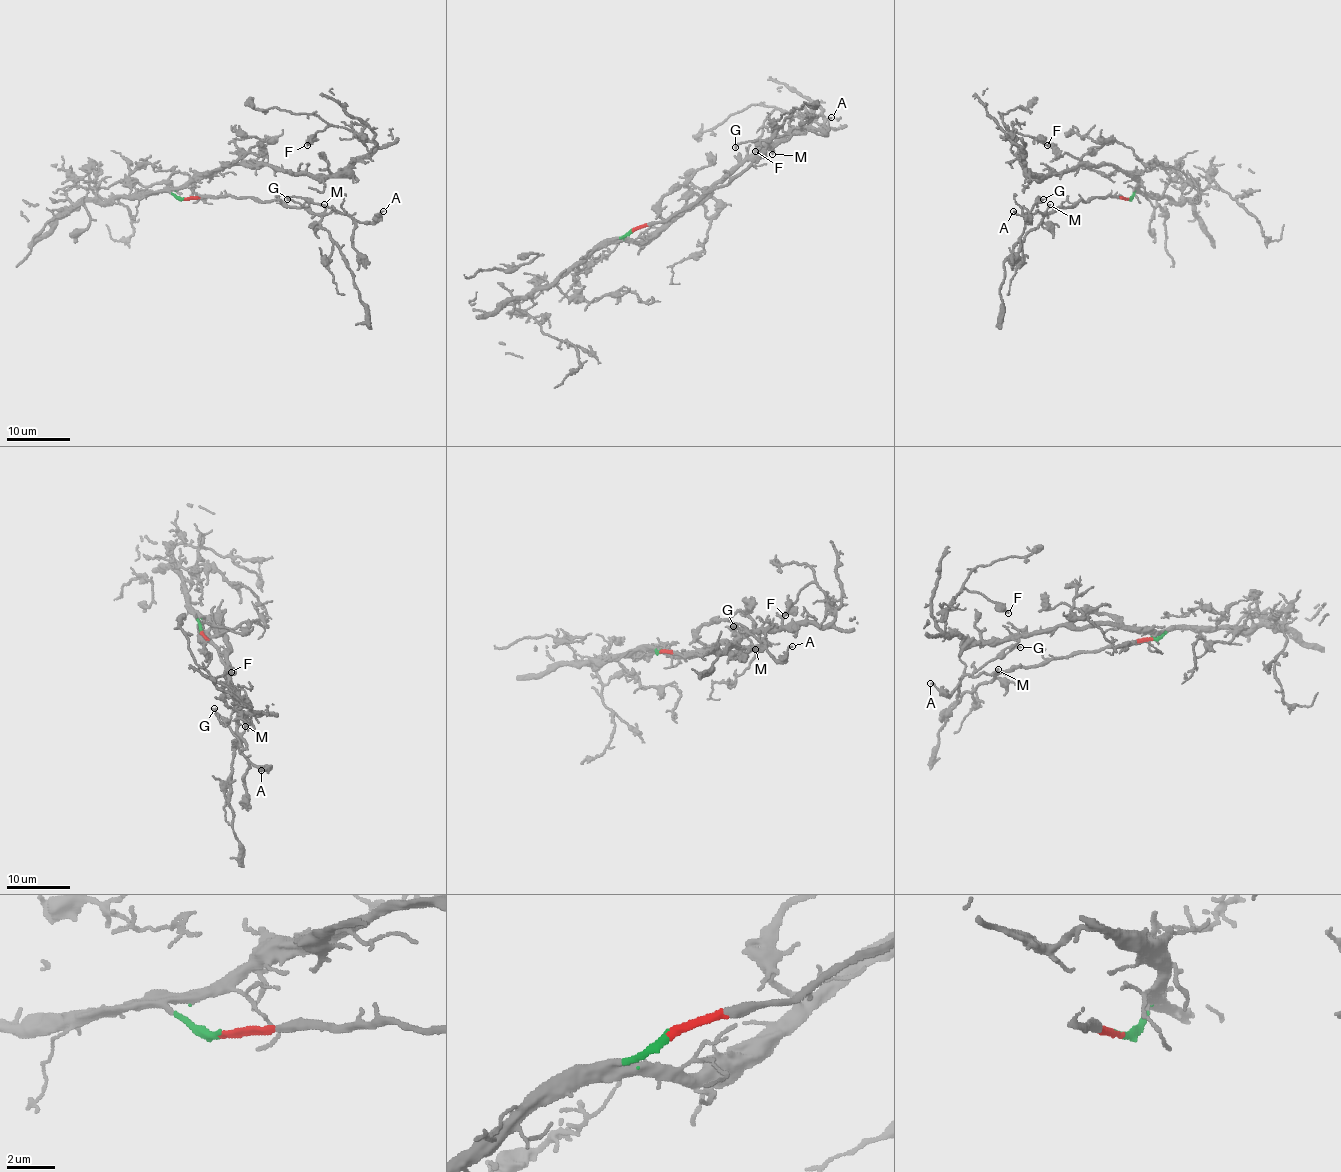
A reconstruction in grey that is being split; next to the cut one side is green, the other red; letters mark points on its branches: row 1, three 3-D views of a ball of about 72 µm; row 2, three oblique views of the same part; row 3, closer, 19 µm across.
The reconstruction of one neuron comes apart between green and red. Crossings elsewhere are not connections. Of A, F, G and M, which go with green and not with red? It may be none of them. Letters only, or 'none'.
F

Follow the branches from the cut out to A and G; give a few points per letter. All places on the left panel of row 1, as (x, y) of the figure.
A: (184, 199), (278, 199), (315, 214), (337, 210), (371, 223), (384, 210)
G: (184, 199), (278, 199), (315, 214), (342, 214), (315, 202), (302, 206), (286, 199)

